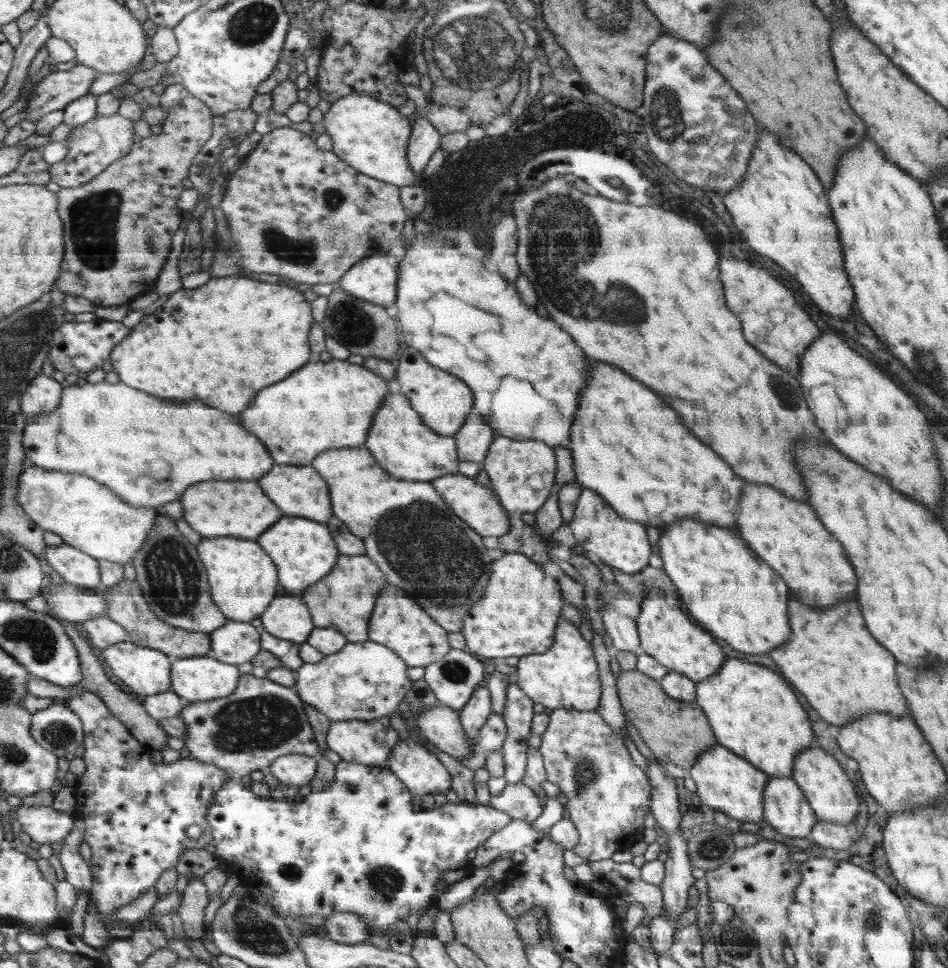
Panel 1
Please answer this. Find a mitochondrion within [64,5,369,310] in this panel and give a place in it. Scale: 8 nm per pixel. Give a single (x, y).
(303, 252)

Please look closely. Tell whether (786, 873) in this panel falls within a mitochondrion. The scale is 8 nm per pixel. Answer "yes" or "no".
no

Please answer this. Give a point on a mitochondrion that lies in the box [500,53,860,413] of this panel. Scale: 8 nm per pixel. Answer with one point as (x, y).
(563, 238)

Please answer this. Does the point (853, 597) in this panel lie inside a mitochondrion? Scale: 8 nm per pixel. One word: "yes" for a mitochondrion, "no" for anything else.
no

